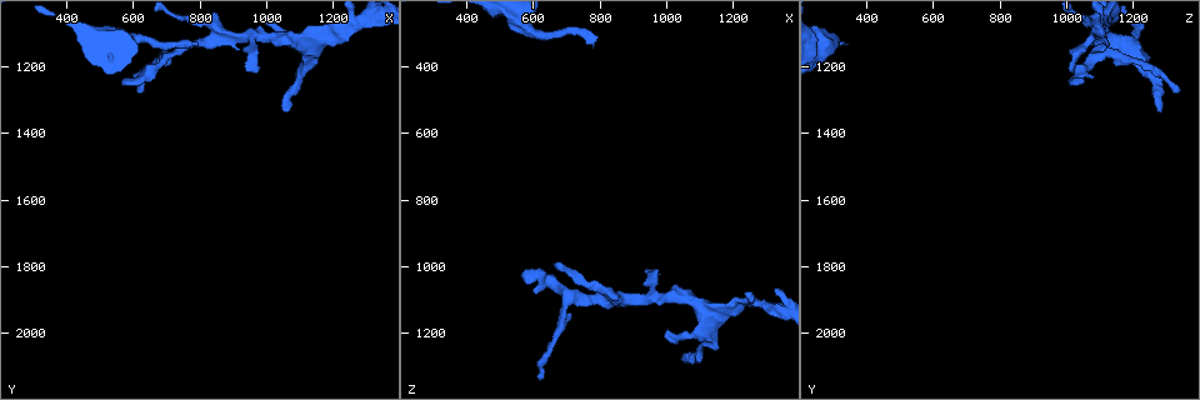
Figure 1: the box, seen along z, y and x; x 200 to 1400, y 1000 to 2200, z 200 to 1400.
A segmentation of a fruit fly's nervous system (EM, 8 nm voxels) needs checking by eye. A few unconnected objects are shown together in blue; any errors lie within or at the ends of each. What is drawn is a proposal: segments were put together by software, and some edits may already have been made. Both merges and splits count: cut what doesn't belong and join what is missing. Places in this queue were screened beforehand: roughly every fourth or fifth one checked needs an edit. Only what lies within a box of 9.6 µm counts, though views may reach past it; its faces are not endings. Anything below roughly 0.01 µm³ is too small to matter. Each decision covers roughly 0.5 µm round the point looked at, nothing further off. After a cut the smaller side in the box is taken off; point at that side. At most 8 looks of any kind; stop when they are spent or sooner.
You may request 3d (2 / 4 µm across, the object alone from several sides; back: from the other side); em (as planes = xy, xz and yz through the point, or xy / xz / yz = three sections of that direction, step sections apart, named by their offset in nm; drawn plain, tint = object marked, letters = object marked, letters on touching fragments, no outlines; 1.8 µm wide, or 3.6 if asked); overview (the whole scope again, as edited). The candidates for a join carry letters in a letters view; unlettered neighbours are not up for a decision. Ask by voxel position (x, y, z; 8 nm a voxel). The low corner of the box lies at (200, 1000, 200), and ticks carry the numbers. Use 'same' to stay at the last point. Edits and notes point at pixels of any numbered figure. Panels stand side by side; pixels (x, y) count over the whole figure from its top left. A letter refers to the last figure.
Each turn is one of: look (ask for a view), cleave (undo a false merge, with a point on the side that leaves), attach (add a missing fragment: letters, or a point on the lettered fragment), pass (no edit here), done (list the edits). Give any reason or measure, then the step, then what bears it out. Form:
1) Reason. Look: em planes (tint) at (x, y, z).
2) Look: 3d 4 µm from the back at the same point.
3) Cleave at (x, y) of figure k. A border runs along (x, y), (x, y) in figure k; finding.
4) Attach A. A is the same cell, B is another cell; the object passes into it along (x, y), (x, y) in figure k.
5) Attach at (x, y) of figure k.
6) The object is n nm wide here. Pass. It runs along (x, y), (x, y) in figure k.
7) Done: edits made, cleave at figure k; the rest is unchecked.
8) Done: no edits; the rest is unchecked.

Branch stops here. Look: em planes (letters) at (1070, 1330, 1290).

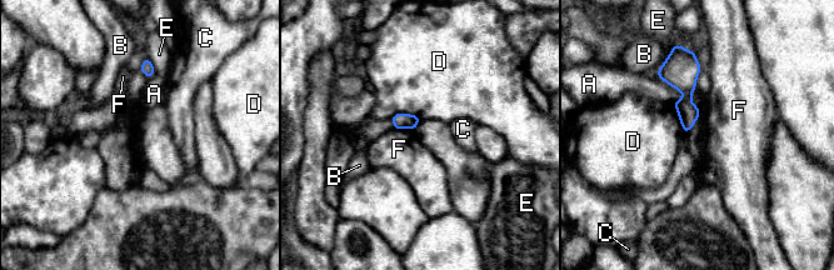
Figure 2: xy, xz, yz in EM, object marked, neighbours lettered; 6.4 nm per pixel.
The object is 100 nm wide here. Pass. A, B, C, D, E and F are other cells; a border runs along (394, 128), (409, 128), (413, 130) in figure 2; no lettered fragment goes on from it.

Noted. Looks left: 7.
A fork. Look: 3d 4 µm at (740, 1140, 1110).

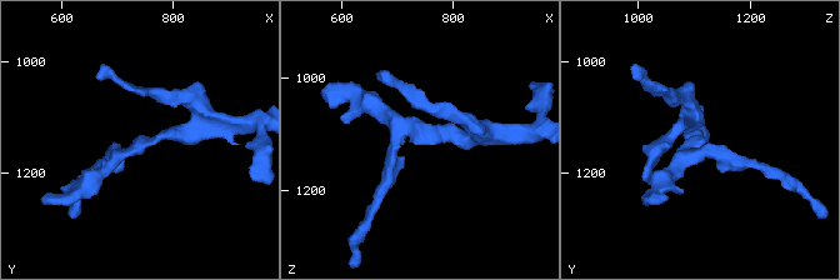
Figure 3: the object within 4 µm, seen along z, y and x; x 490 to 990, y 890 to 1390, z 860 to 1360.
3 arms meet here; the arms are 190, 190, 220 nm wide. Look: em 3.6 µm xy step 8 (tint) at (740, 1145, 1105).

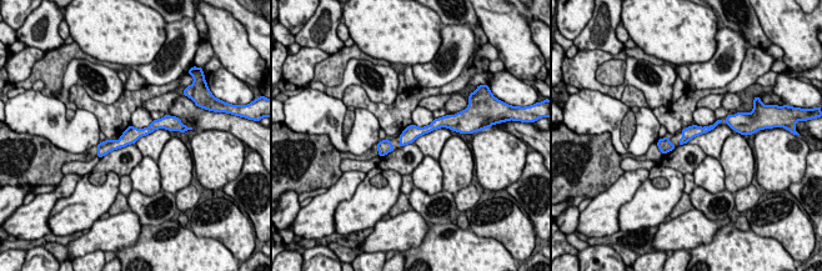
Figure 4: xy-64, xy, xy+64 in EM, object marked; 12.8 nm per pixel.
Look: em 3.6 µm planes (letters) at the same point.

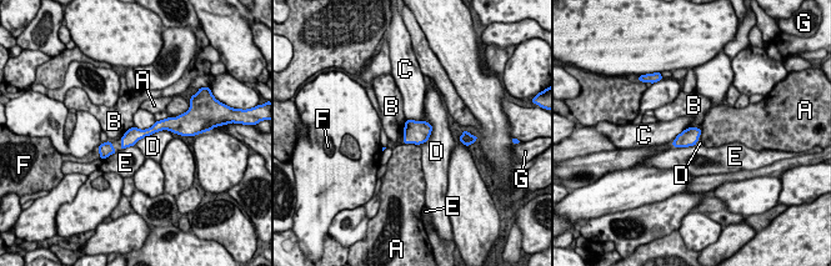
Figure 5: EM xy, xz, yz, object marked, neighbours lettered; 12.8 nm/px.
The object is 200 nm wide here. Pass. A, B, C, D, E, F and G are other cells; continuous, no second cell.

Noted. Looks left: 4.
An open end. Look: 3d 4 µm at (570, 1260, 1030).

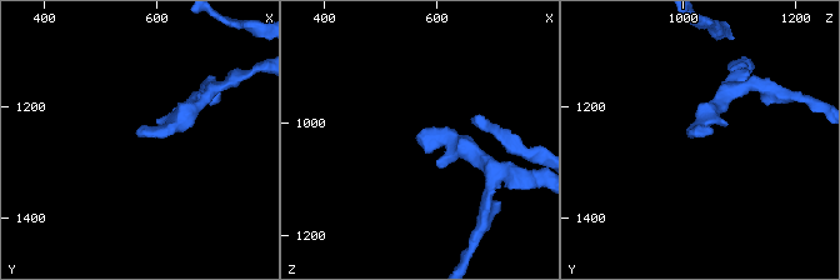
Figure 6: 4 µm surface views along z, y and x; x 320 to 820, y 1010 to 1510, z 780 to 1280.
Look: em 3.6 µm planes (letters) at (570, 1260, 1025).

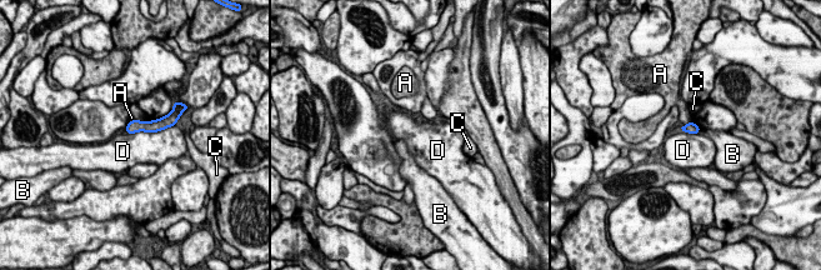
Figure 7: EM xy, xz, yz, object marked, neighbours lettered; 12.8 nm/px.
The object is 140 nm wide here. Pass. A, B, C and D are other cells; it runs along (164, 125), (133, 126), (130, 129) in figure 7; none of them fits.

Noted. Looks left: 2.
Done: no edits; the rest is unchecked.

